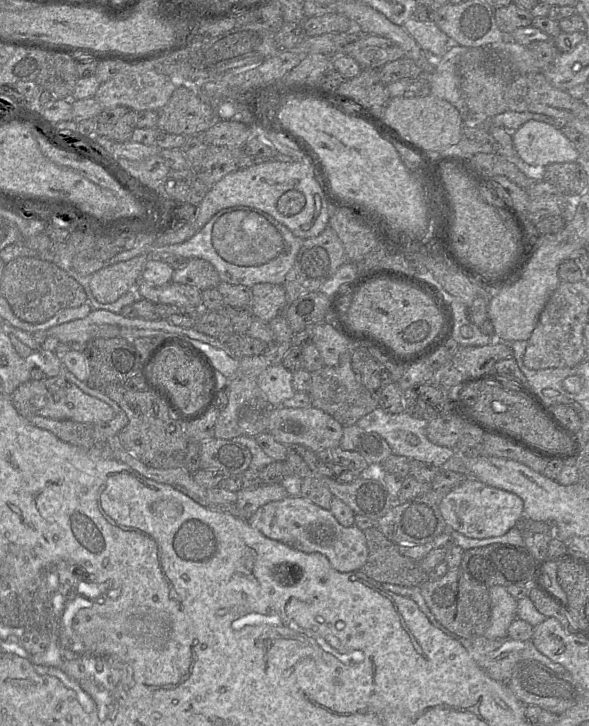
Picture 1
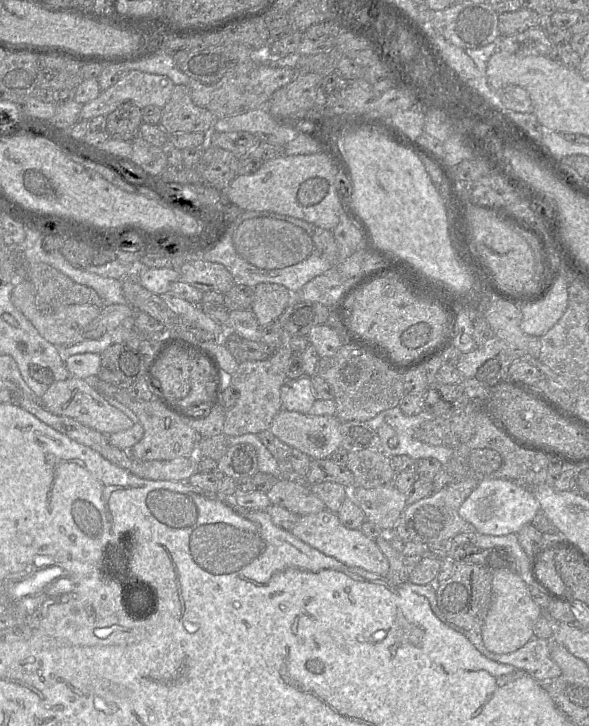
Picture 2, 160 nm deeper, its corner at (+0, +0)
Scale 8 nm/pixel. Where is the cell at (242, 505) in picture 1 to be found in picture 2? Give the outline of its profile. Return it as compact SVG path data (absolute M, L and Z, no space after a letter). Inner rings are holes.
M279 479L266 493L271 505L287 509L297 516L318 513L326 509L325 504L307 484L298 484L289 479Z

